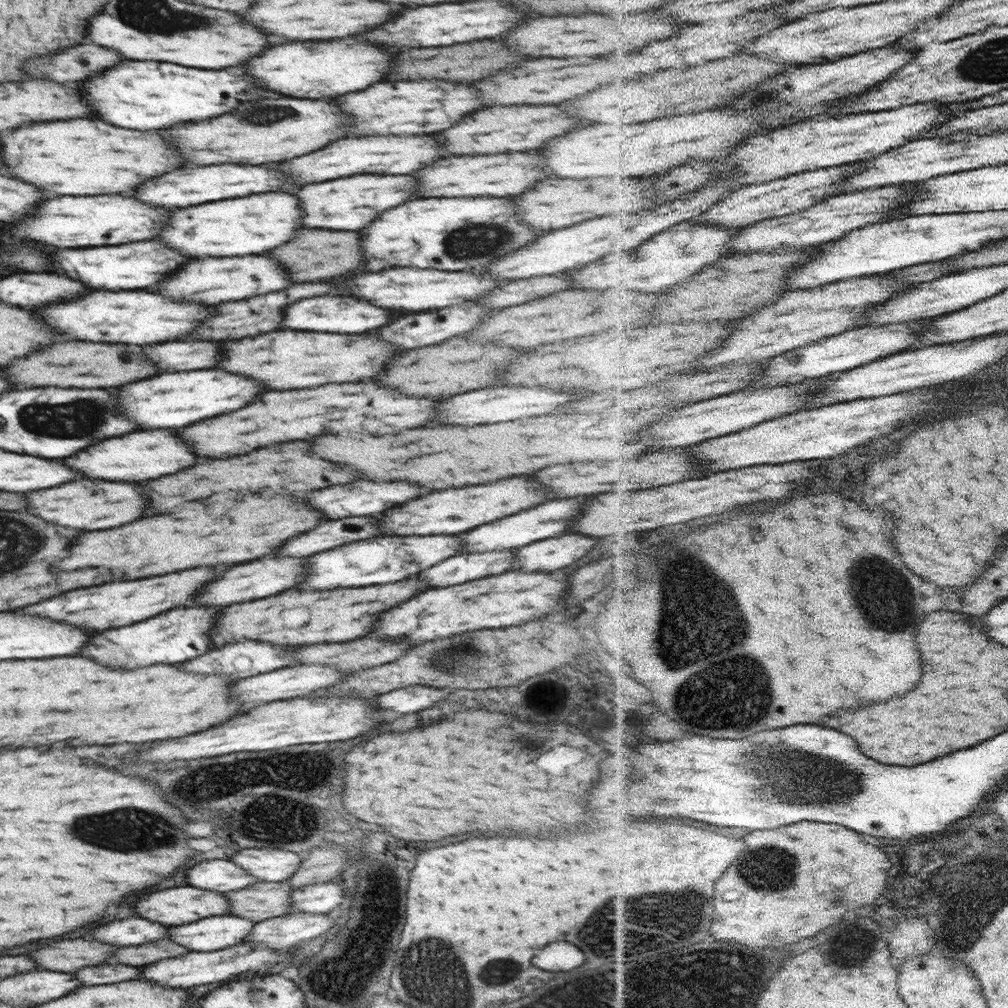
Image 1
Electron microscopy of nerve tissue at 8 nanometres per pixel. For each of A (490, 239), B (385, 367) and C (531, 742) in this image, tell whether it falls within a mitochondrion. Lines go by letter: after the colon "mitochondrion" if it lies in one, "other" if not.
A: mitochondrion
B: other
C: mitochondrion

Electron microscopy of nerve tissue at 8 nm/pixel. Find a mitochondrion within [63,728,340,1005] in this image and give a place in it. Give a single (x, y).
(161, 831)

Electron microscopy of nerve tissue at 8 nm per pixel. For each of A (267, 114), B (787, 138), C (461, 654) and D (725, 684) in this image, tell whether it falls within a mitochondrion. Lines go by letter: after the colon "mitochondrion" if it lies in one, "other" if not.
A: mitochondrion
B: other
C: mitochondrion
D: mitochondrion

